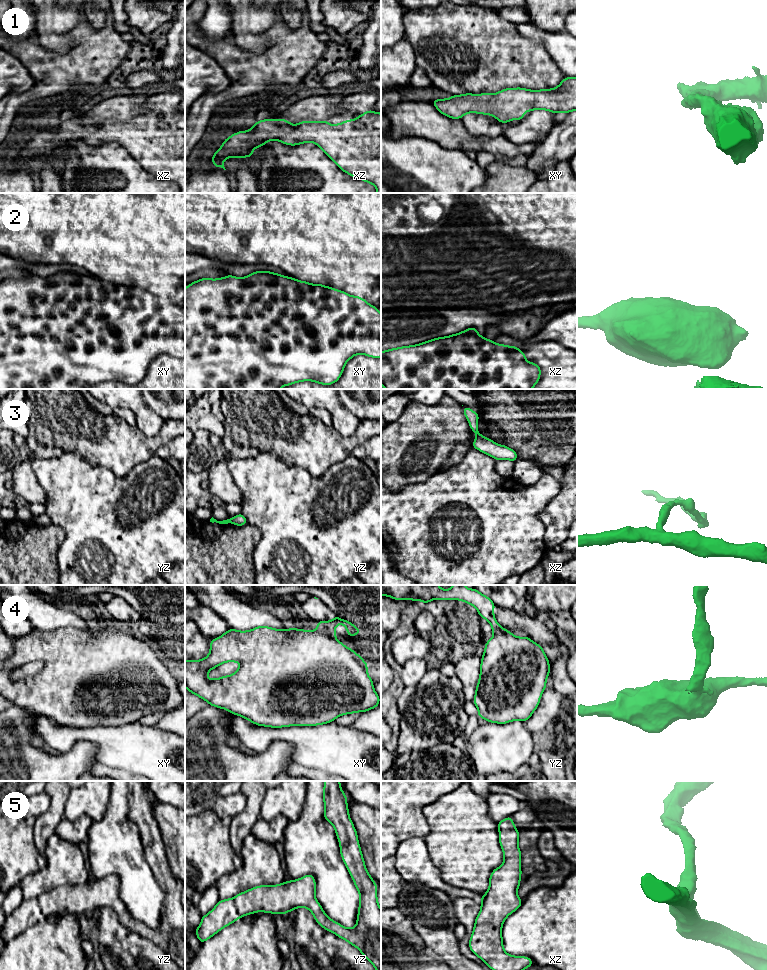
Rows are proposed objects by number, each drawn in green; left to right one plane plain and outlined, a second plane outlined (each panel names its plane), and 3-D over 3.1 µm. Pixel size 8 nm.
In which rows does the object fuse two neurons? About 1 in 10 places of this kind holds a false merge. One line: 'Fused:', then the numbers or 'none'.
Fused: 3, 4

